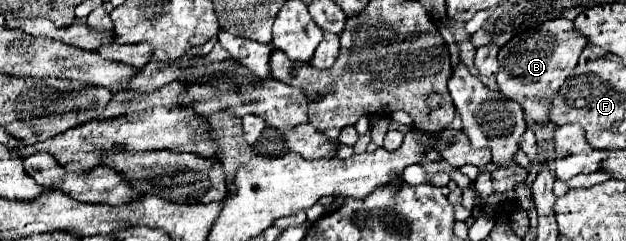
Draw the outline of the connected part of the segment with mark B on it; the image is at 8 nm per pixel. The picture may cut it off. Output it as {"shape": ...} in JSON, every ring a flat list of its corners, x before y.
{"shape":[[553,19,531,29,531,33,515,35,507,45,499,49,501,69,495,79,501,95,505,99,517,101,525,113,525,119,545,127,545,119,549,119,551,111,551,101,557,97,557,91,575,69,585,45,585,37,575,33,573,21,569,19]]}

